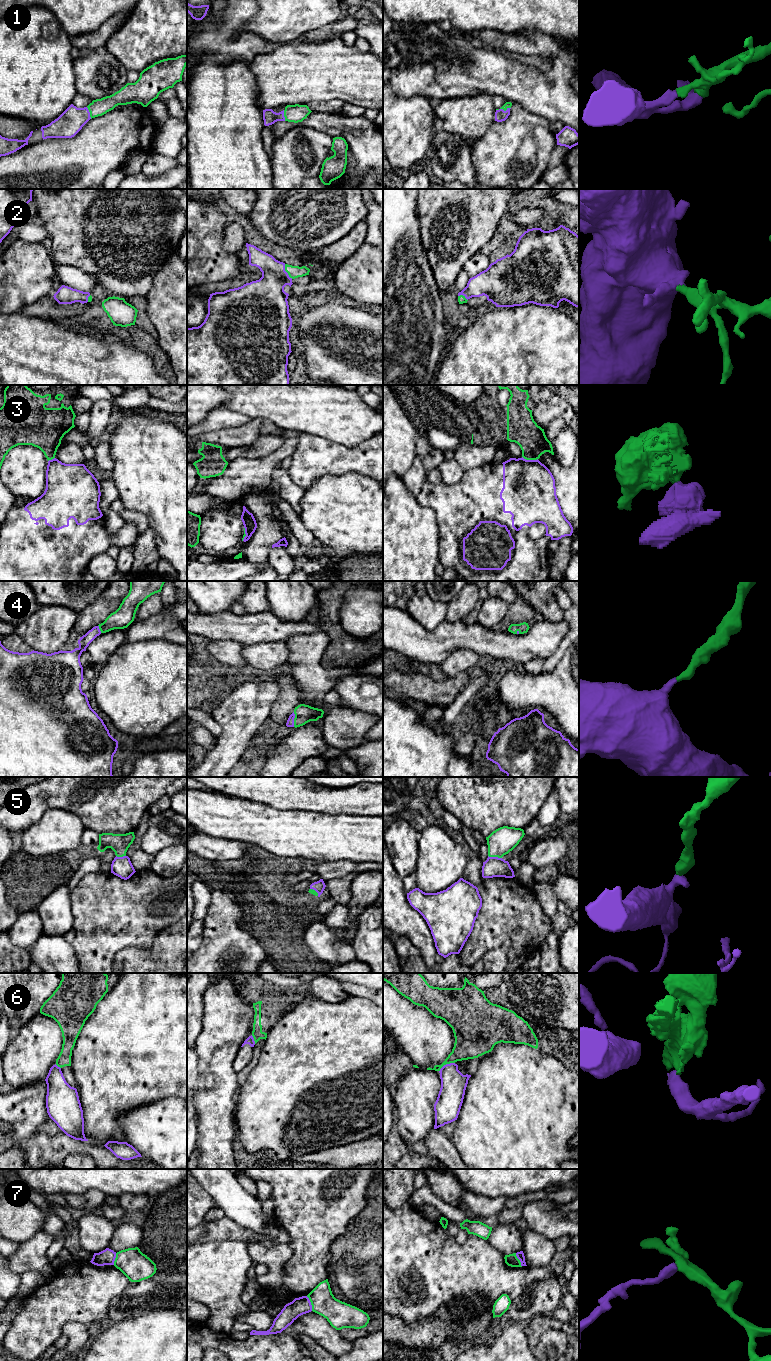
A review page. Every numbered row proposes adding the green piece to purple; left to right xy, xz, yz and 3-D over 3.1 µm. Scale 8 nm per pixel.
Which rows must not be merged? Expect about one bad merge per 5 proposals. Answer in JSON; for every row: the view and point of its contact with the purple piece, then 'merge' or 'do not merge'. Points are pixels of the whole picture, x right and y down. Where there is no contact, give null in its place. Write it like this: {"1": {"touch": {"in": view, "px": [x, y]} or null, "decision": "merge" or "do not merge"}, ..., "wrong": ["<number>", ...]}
{"1": {"touch": {"in": "yz", "px": [503, 110]}, "decision": "merge"}, "2": {"touch": {"in": "xz", "px": [286, 272]}, "decision": "merge"}, "3": {"touch": {"in": "yz", "px": [530, 460]}, "decision": "do not merge"}, "4": {"touch": {"in": "xz", "px": [293, 719]}, "decision": "merge"}, "5": {"touch": {"in": "yz", "px": [495, 857]}, "decision": "merge"}, "6": {"touch": {"in": "yz", "px": [446, 1064]}, "decision": "do not merge"}, "7": {"touch": {"in": "xz", "px": [310, 1303]}, "decision": "do not merge"}, "wrong": ["3", "6", "7"]}

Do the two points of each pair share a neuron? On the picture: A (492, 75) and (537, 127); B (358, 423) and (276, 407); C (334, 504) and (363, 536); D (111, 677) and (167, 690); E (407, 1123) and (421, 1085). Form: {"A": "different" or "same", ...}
{"A": "different", "B": "same", "C": "same", "D": "same", "E": "same"}

